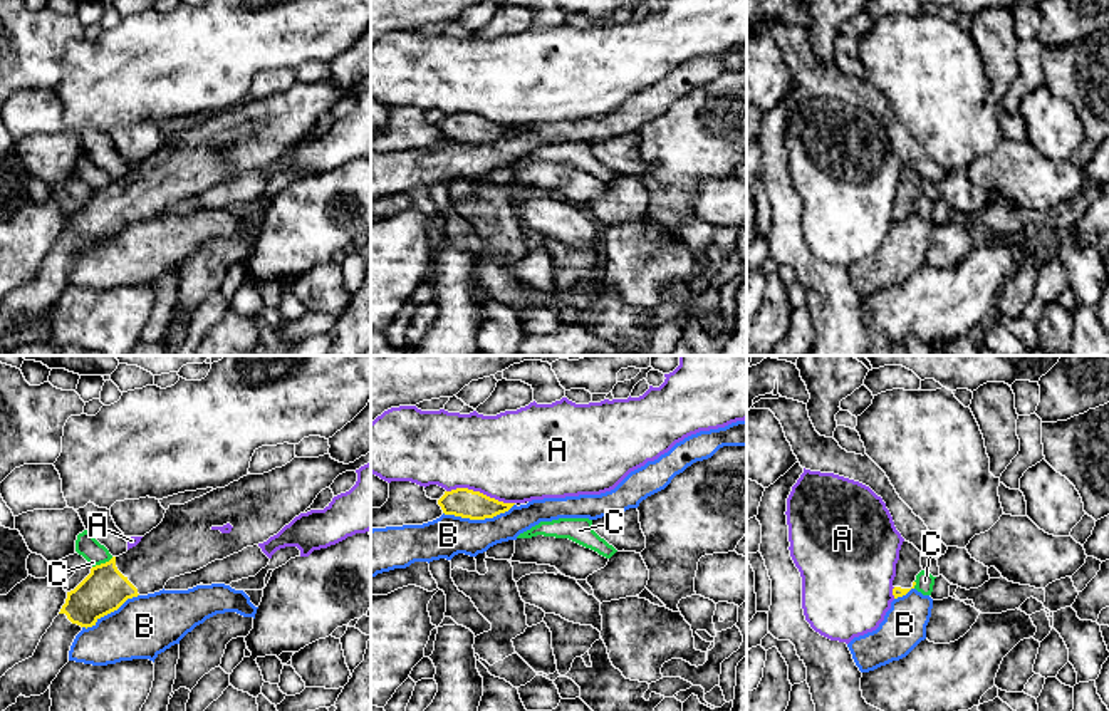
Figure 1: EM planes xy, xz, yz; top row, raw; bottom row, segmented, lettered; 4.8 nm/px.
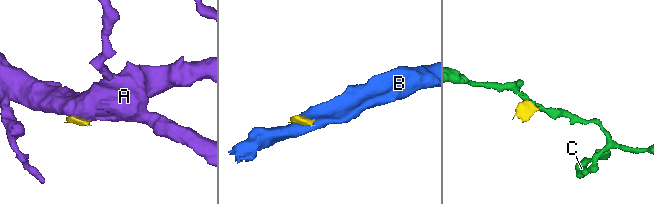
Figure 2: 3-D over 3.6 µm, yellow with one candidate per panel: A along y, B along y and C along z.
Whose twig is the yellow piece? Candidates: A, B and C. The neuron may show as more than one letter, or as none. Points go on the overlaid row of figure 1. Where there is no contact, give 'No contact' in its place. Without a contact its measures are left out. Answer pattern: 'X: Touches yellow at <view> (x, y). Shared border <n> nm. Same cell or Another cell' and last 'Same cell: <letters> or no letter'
A: Touches yellow at xz (479, 492). Shared border 340 nm. Another cell
B: Touches yellow at xz (479, 518). Shared border 340 nm. Another cell
C: Touches yellow at xy (103, 564). Shared border 120 nm. Another cell
Same cell: no letter

